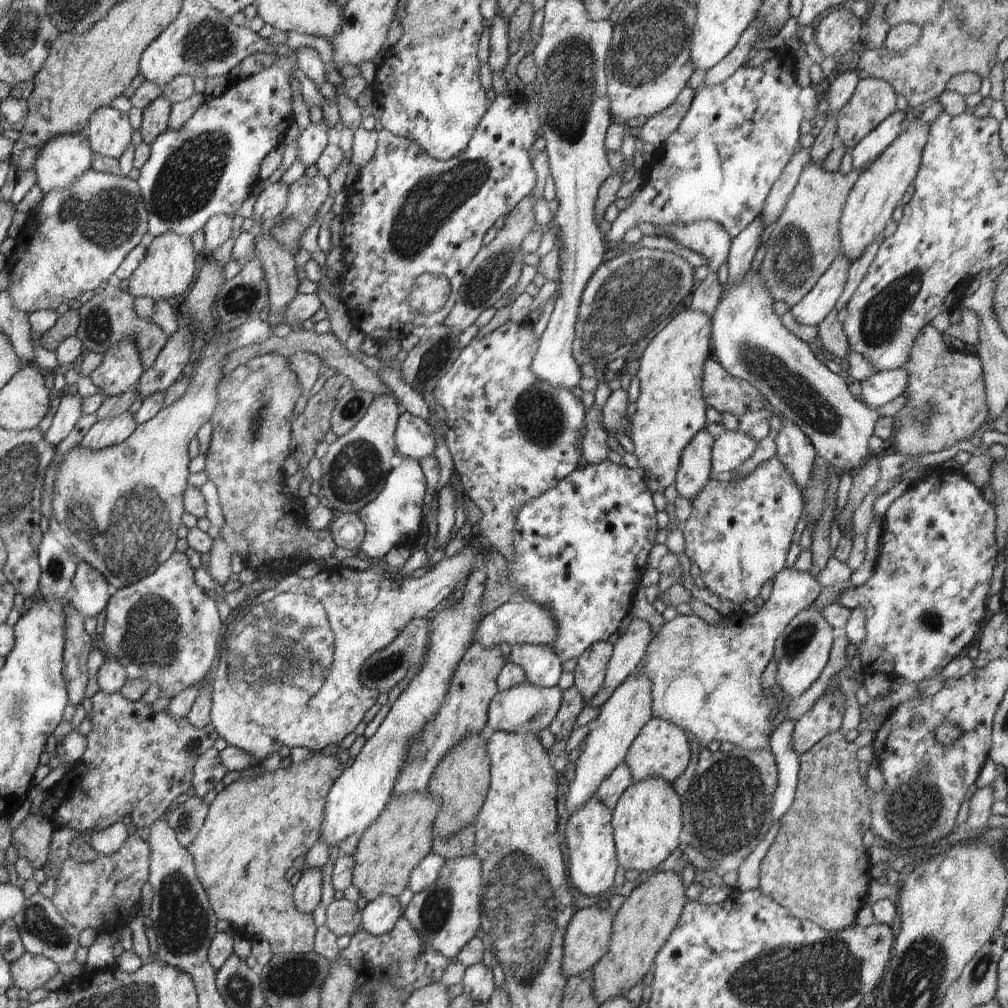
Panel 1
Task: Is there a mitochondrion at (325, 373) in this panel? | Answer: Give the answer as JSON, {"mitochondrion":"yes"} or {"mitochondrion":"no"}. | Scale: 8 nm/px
{"mitochondrion":"no"}

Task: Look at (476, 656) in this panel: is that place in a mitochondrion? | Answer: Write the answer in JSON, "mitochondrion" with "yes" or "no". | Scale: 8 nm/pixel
{"mitochondrion":"no"}

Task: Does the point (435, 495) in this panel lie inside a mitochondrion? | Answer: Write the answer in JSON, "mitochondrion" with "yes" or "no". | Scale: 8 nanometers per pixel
{"mitochondrion":"no"}

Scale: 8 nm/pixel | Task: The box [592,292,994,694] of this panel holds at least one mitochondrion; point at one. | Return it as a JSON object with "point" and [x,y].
{"point":[795,392]}

